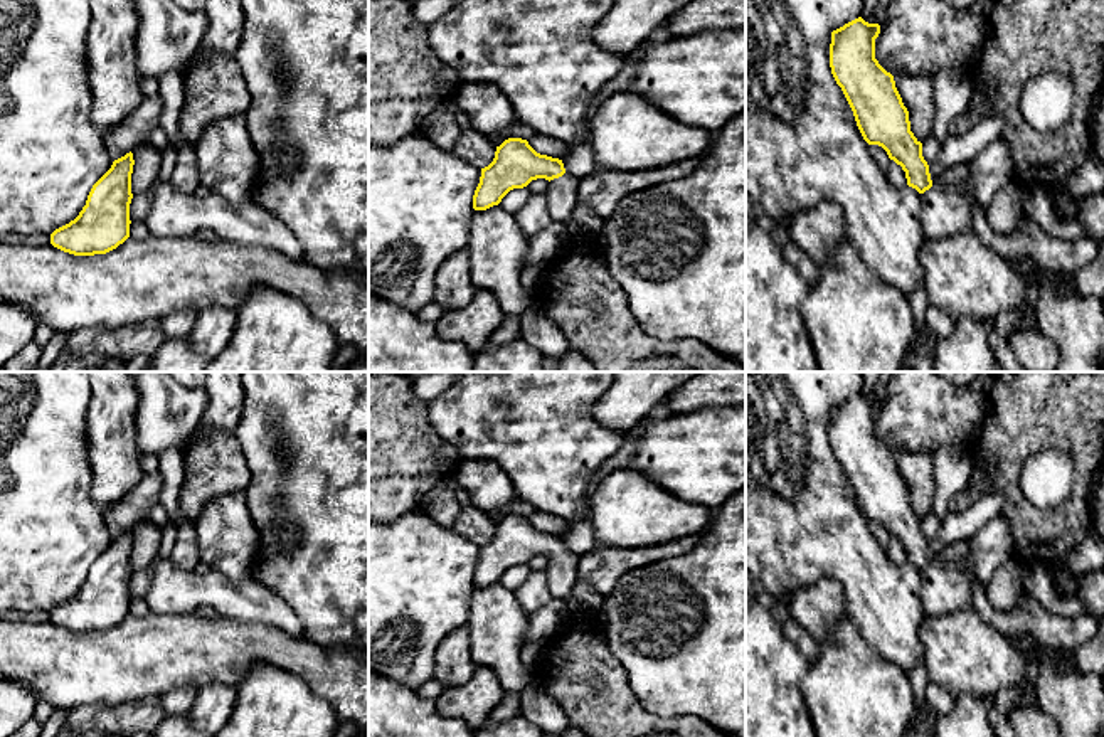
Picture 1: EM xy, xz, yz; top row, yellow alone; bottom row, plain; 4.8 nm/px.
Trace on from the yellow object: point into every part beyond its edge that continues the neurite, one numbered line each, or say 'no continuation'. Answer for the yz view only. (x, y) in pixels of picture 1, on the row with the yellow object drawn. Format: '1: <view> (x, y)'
1: yz (955, 175)

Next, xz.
1: xz (562, 192)

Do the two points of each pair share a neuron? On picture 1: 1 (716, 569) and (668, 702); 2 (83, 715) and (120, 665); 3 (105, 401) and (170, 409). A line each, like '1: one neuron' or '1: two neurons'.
1: one neuron
2: two neurons
3: two neurons

